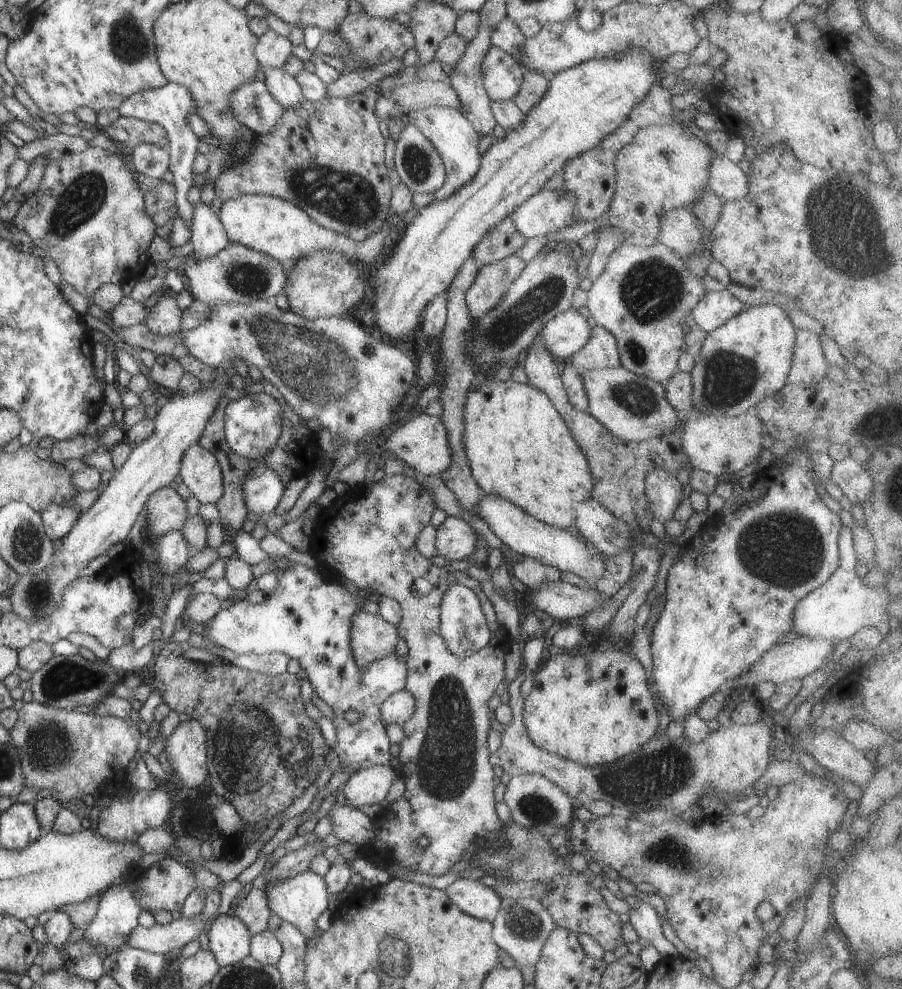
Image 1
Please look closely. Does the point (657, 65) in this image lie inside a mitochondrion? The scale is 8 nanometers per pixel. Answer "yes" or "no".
no

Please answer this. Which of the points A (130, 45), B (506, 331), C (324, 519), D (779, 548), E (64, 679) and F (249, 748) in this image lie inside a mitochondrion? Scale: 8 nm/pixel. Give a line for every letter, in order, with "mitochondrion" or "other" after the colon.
A: mitochondrion
B: mitochondrion
C: other
D: mitochondrion
E: mitochondrion
F: mitochondrion

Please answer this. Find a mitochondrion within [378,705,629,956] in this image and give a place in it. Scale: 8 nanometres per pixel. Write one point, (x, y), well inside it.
(523, 854)

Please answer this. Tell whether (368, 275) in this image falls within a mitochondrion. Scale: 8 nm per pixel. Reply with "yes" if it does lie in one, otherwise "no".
no

